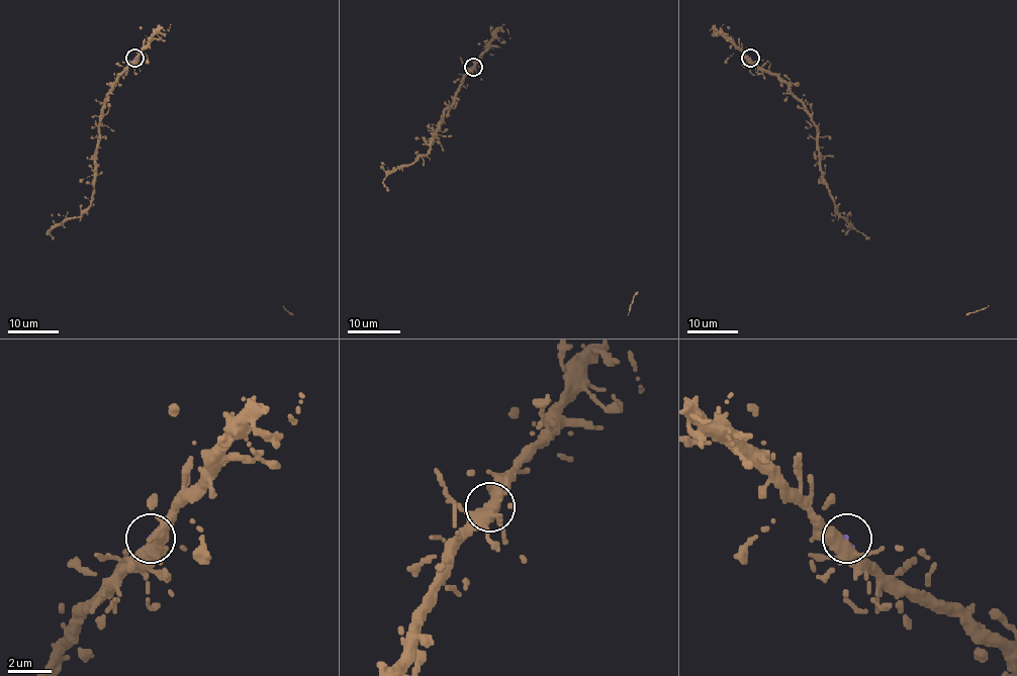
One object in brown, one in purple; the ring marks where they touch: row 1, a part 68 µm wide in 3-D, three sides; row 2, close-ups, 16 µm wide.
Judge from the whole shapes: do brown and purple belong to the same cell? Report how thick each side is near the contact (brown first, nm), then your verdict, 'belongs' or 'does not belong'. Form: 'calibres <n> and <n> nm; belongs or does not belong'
calibres 380 and 140 nm; belongs

